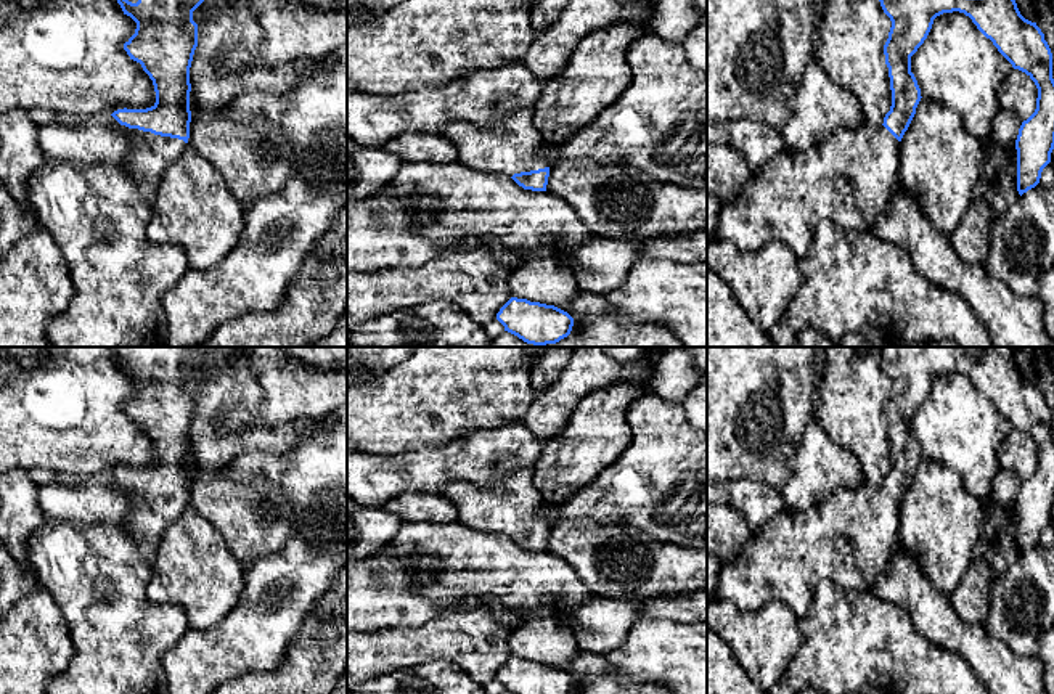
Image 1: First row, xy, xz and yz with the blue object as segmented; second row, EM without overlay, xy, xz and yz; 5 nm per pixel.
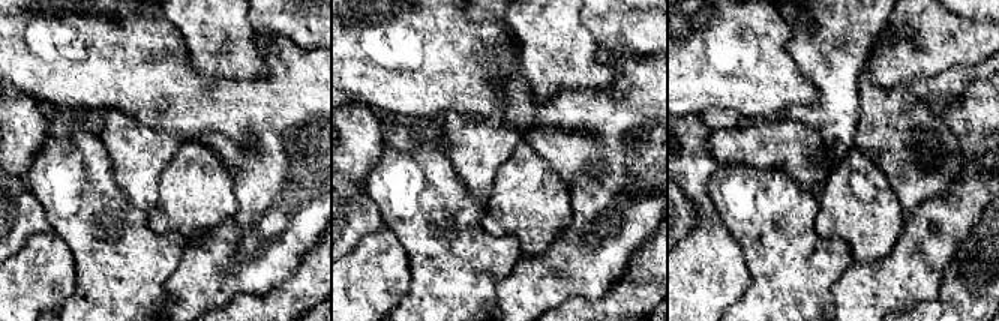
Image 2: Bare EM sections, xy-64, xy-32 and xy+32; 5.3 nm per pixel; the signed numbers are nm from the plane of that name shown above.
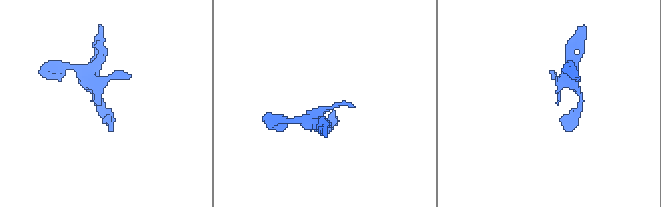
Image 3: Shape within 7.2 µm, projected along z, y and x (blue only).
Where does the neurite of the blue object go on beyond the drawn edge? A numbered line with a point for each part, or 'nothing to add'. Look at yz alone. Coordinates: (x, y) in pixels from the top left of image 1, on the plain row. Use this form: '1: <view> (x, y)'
1: yz (847, 538)

